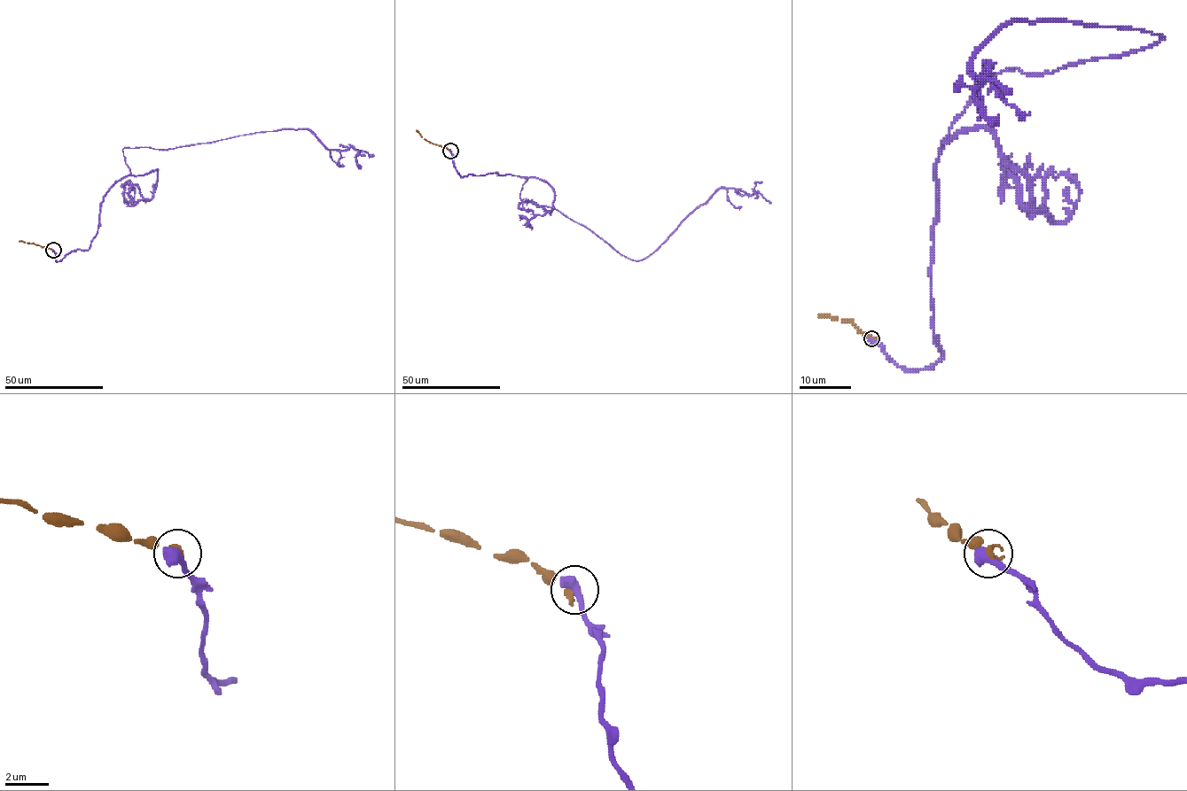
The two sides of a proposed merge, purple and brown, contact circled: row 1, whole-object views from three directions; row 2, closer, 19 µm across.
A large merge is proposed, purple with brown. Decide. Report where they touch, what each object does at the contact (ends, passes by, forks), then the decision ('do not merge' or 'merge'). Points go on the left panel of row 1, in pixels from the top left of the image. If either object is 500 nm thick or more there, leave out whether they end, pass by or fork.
(53, 250) | do not merge

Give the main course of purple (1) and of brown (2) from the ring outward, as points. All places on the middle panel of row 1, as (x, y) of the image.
1: (450, 150), (462, 177), (526, 177), (521, 200), (554, 208), (636, 260), (718, 189), (753, 189), (756, 198)
2: (450, 150), (426, 141), (417, 130)

